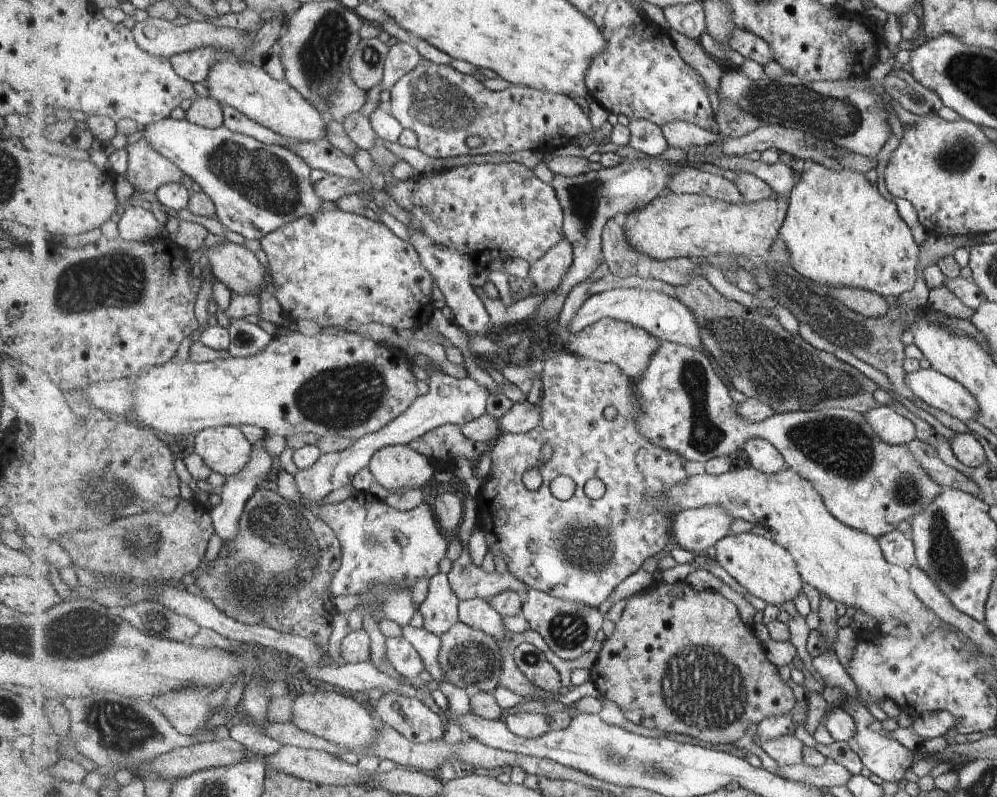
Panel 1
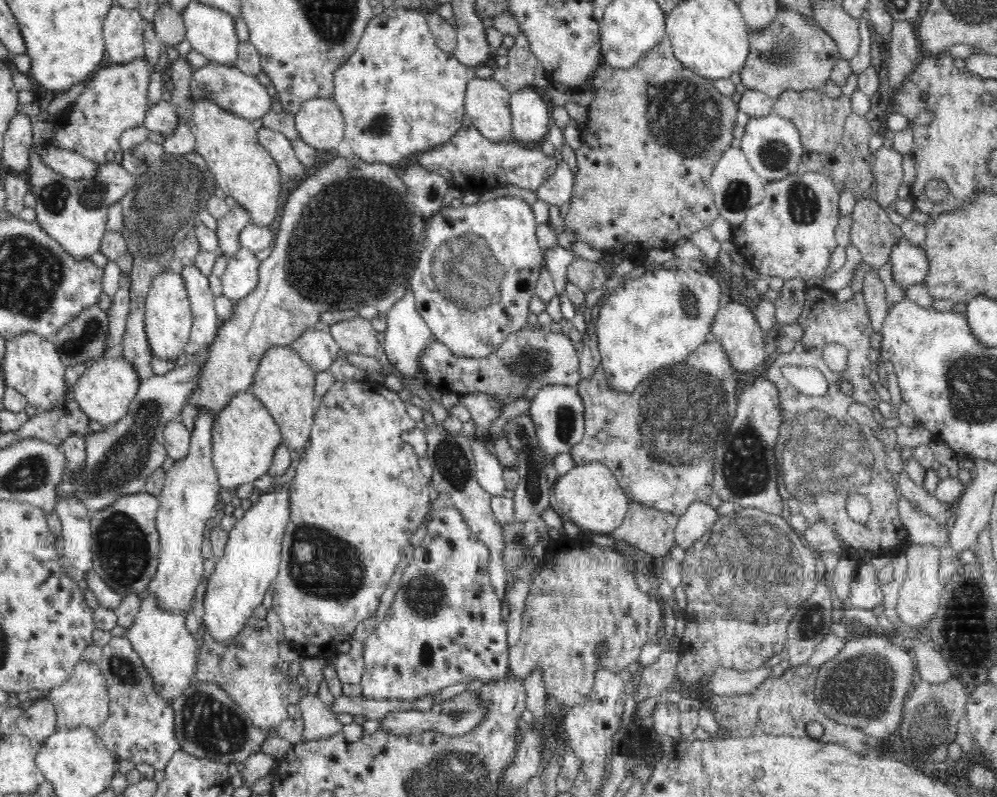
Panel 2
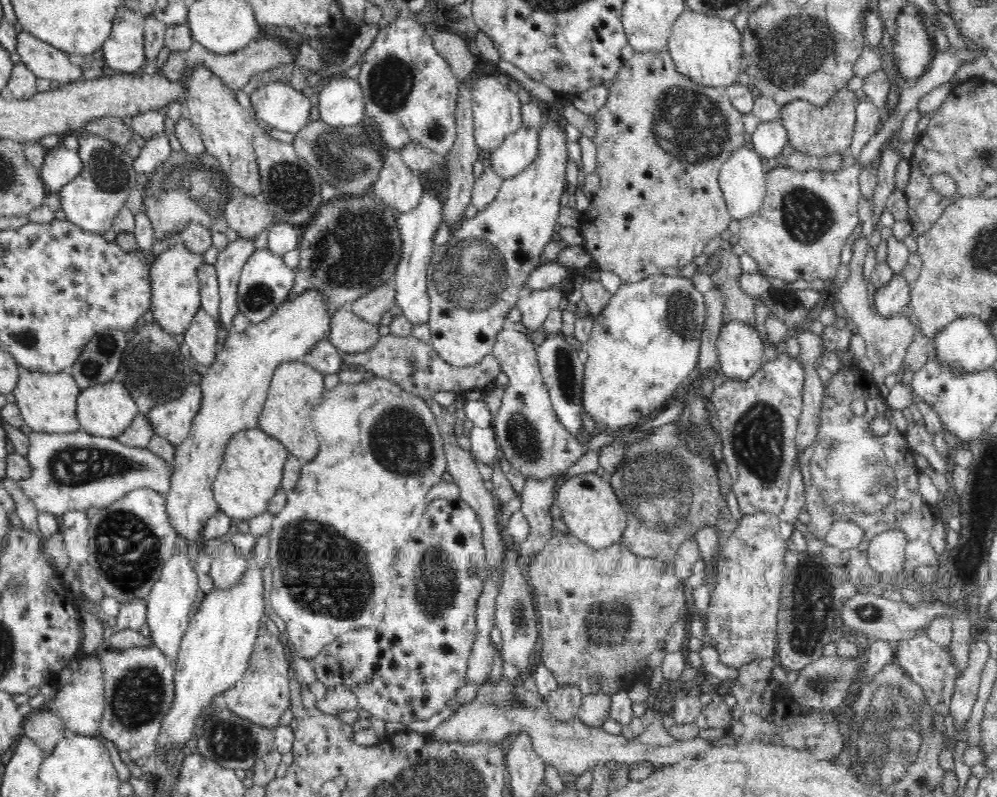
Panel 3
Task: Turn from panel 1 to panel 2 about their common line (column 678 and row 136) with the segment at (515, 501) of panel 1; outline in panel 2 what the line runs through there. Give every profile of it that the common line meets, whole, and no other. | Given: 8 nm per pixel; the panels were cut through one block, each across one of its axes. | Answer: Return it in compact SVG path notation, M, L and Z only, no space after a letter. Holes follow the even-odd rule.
M473 124L461 126L448 142L433 149L416 153L408 165L417 165L438 176L444 176L450 185L461 190L486 191L496 186L512 184L536 192L557 169L554 155L544 154L540 143L524 143L515 139L491 141Z

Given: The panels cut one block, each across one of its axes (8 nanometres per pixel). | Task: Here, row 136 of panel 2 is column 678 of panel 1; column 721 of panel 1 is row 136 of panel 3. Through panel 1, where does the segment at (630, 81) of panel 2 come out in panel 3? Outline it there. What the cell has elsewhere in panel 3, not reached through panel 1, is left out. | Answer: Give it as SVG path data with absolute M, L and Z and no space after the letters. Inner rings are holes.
M667 49L662 51L650 51L649 53L634 53L632 58L624 62L609 81L608 96L600 110L592 115L596 123L596 134L593 143L596 146L596 170L600 177L600 186L590 207L581 216L581 232L584 238L584 247L593 258L593 263L601 271L610 271L620 277L623 283L634 283L649 278L651 275L663 272L667 268L682 269L684 266L694 262L700 256L712 239L719 239L719 236L729 228L732 216L728 213L726 202L722 196L718 184L718 176L722 164L728 157L740 147L744 147L744 129L742 125L742 113L733 105L723 87L704 86L694 82L691 78L680 74L675 67L673 58Z

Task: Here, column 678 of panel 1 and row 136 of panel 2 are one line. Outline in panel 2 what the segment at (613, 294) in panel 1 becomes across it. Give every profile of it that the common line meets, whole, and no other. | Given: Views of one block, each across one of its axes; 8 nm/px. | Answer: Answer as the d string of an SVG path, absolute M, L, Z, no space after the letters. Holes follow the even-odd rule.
M332 98L305 100L293 115L298 138L314 150L334 150L343 140L345 122Z

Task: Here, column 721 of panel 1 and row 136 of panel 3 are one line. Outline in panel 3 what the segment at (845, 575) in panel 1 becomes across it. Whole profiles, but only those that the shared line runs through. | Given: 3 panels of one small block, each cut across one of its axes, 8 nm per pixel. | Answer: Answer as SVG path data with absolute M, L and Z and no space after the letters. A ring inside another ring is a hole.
M496 76L480 77L474 80L472 93L472 110L474 115L474 134L480 151L491 153L512 132L522 126L520 99L508 86L500 83Z

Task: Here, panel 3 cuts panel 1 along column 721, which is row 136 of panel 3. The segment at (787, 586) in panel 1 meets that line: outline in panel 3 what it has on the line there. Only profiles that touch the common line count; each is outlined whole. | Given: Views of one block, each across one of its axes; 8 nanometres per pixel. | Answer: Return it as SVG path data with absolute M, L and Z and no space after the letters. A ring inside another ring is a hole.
M545 110L544 124L539 130L540 152L538 153L537 159L520 174L517 174L512 178L503 179L502 186L500 186L496 198L494 198L494 201L490 203L484 211L479 211L474 218L464 218L458 225L452 228L450 239L444 245L434 246L432 256L430 256L429 266L426 266L426 290L428 291L428 299L430 299L428 326L432 333L432 338L429 341L429 344L436 350L436 353L440 355L442 360L445 360L452 366L472 366L482 362L482 359L486 355L492 354L492 348L494 348L494 344L498 342L498 334L501 333L502 329L509 327L506 321L508 312L510 312L512 308L517 307L518 301L527 292L526 287L528 287L530 274L545 263L542 252L544 252L545 245L557 237L557 230L559 229L557 217L559 216L559 211L561 209L561 198L570 188L566 181L567 163L569 161L567 138L566 135L564 135L564 130L562 130L562 128L563 127L559 125L558 120L556 120L556 117L551 115L549 111Z

